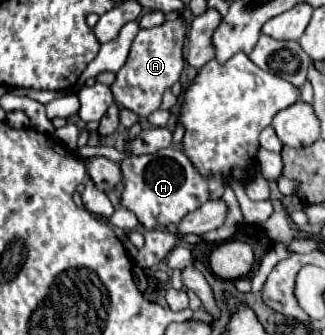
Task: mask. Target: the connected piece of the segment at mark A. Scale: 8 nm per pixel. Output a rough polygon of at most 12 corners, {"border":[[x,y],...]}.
{"border":[[185,18],[141,28],[111,92],[147,118],[183,70]]}

